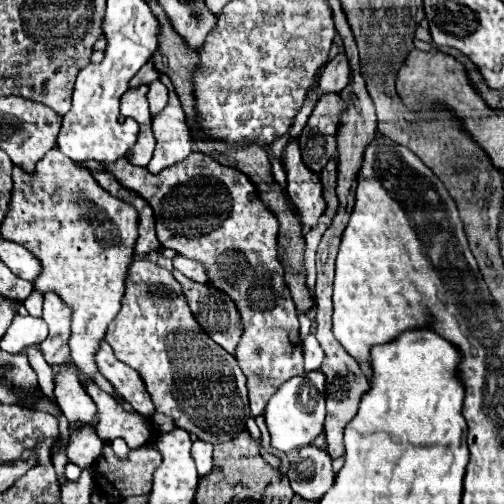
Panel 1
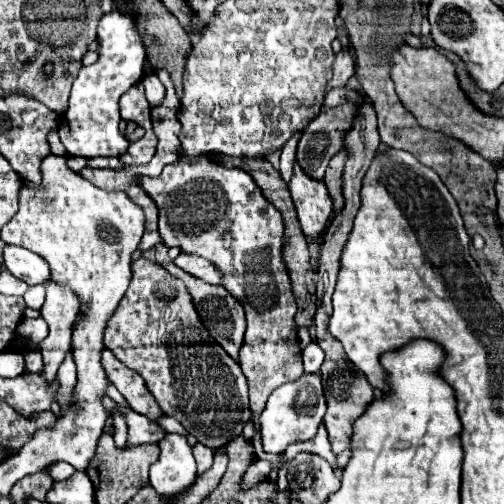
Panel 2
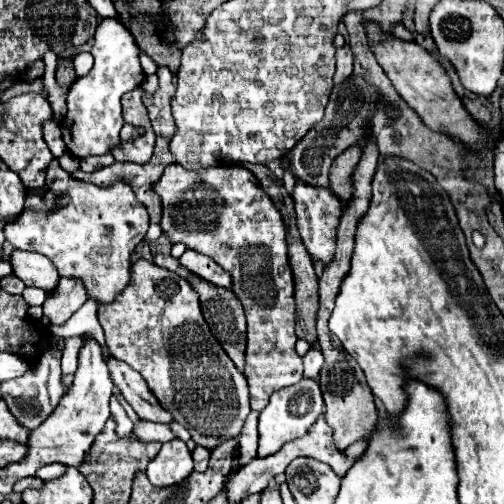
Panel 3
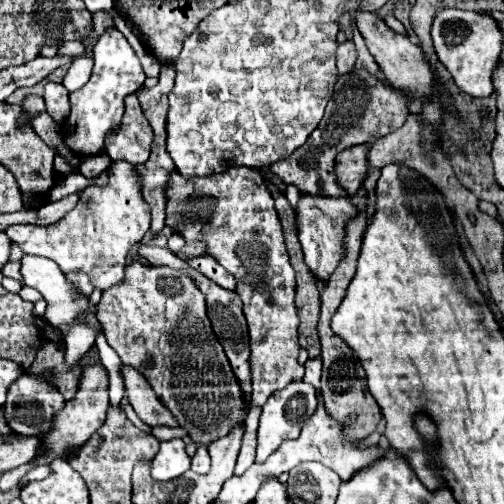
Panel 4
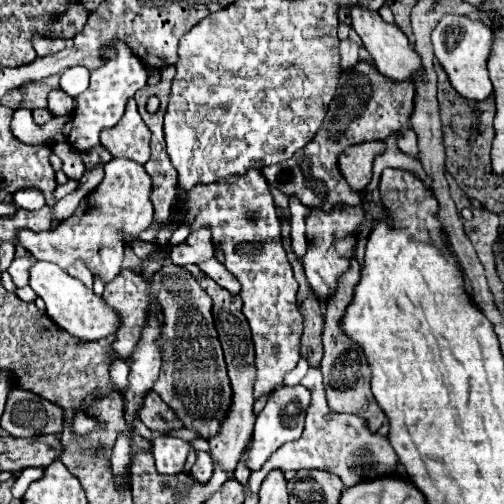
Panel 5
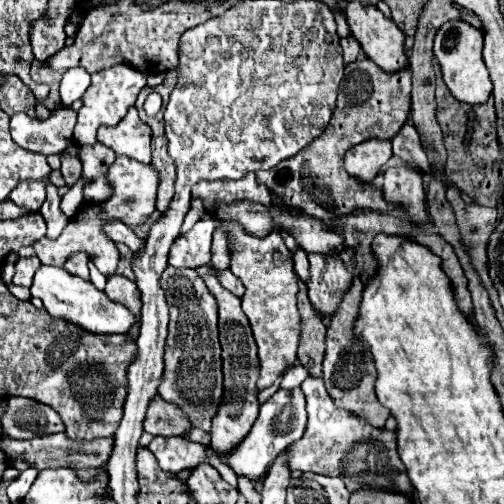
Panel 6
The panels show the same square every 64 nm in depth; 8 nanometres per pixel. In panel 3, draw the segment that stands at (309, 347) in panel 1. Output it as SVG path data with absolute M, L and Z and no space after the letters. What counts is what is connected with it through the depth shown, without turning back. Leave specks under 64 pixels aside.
M310 348L306 352L306 356L304 356L304 376L306 378L316 378L320 368L322 368L322 364L324 364L322 352L318 348Z

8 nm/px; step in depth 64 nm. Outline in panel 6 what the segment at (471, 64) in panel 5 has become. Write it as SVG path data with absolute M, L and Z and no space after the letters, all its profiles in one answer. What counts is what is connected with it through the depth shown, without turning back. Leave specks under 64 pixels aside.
M448 20L438 28L434 36L434 56L440 62L444 82L460 102L482 104L492 94L492 82L482 58L482 48L484 48L484 32L464 20Z

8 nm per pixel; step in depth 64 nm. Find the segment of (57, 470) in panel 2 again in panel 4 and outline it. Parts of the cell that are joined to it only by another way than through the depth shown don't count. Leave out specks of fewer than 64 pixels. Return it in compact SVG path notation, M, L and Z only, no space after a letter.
M44 466L44 468L34 468L32 472L28 472L28 476L24 478L24 482L20 482L20 488L22 486L26 486L28 482L32 482L32 480L44 480L44 478L48 478L50 476L50 466Z

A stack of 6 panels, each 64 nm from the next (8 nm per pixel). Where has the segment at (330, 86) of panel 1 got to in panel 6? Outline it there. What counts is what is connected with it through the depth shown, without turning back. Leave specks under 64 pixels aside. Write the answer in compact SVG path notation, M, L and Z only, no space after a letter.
M348 36L348 38L340 38L340 46L344 50L344 64L350 64L350 62L356 62L358 58L358 52L360 52L360 44L354 36Z

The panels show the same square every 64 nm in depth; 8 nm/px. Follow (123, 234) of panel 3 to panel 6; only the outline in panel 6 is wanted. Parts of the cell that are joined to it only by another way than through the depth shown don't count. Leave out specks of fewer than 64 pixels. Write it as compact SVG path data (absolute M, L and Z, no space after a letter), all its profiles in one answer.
M118 156L114 160L114 164L108 168L106 178L108 178L108 186L112 190L112 196L104 202L84 200L84 204L82 204L82 224L76 224L76 218L72 218L56 240L50 240L50 238L44 236L44 238L40 238L32 244L36 256L40 258L42 264L64 266L72 254L84 252L106 278L116 274L116 266L120 262L120 252L116 248L116 242L106 236L104 228L106 228L106 224L112 224L112 222L122 222L128 228L138 228L138 226L146 224L146 220L156 210L154 204L156 204L158 180L156 180L156 172L150 166L144 166L138 160L132 160L128 156Z

